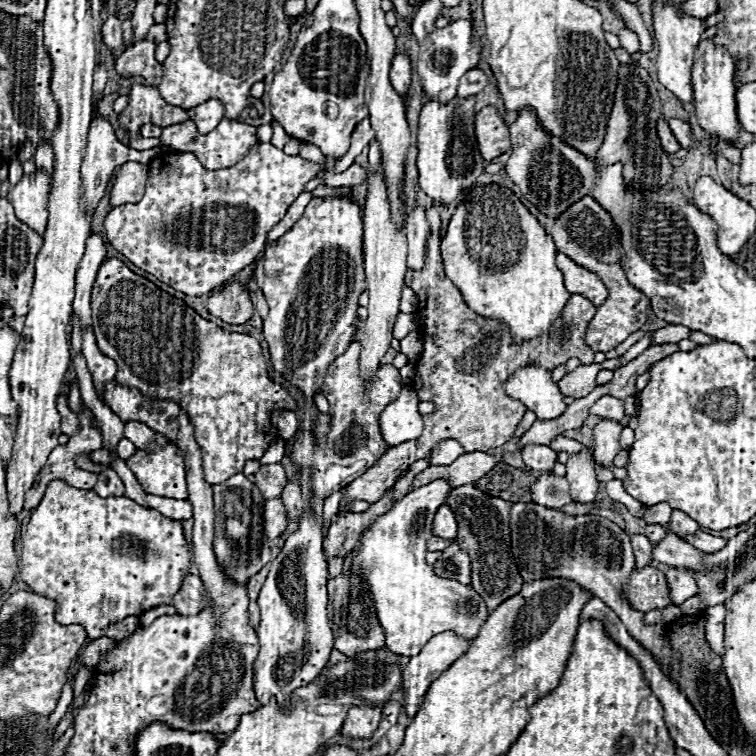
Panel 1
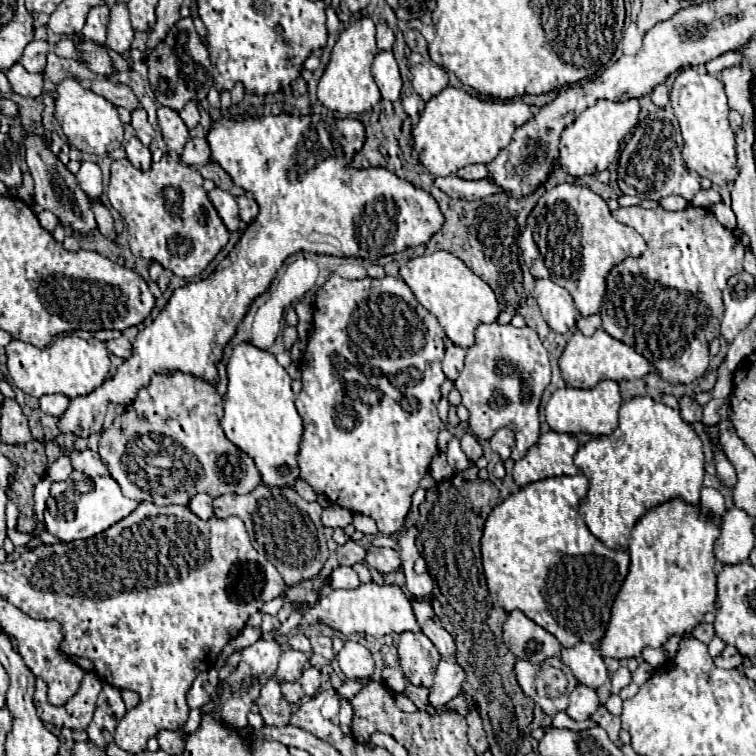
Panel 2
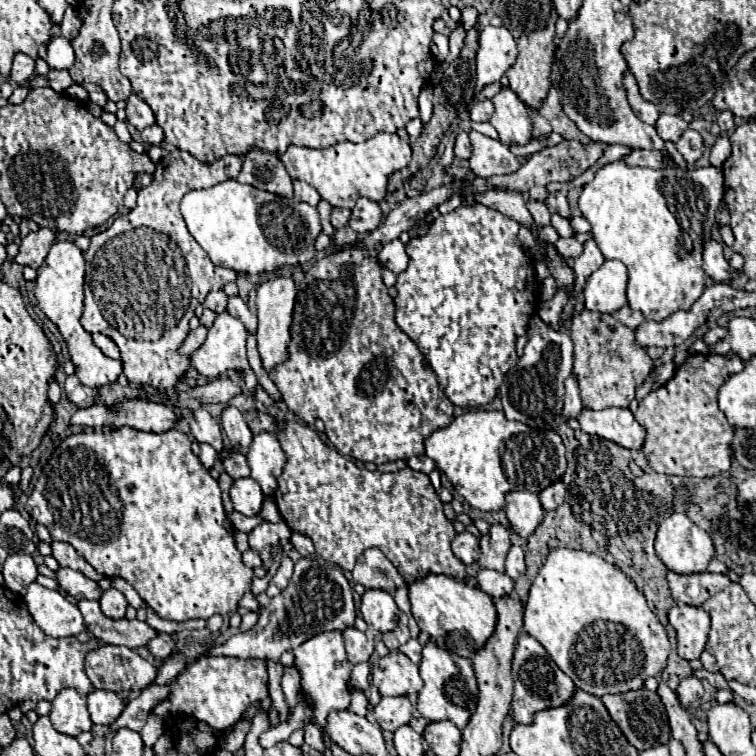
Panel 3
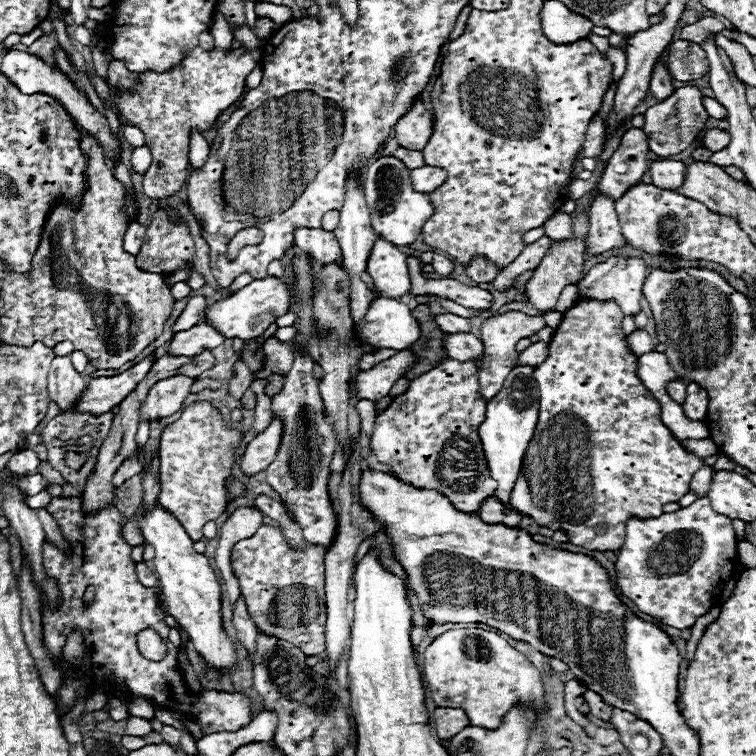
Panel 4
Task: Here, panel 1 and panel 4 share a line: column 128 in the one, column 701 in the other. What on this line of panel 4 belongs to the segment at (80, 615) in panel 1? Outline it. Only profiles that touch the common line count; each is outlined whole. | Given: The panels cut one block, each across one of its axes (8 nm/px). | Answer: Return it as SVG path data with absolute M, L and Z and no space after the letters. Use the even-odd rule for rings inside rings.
M708 498L650 520L626 522L626 542L616 560L616 586L640 612L684 630L704 616L720 598L738 566L732 520L712 510Z

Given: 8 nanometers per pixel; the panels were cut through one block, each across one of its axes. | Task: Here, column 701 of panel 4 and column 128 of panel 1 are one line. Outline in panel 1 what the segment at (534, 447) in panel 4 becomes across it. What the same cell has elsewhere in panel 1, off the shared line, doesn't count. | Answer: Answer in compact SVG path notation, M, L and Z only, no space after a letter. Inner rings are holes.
M156 432L154 444L154 452L138 448L126 460L128 468L134 472L146 494L186 500L186 472L180 448L176 448L176 444L160 432Z

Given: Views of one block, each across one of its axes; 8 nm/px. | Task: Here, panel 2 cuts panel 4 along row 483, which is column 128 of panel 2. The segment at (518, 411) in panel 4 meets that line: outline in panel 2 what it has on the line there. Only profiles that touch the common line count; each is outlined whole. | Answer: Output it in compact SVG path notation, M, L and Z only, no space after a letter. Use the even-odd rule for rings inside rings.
M72 472L68 480L54 482L50 490L50 498L46 502L48 514L44 518L46 528L52 536L56 536L60 542L74 542L74 540L86 540L92 538L122 518L126 518L134 508L138 506L138 500L132 500L122 494L120 486L110 476L96 476L94 480L82 472Z

